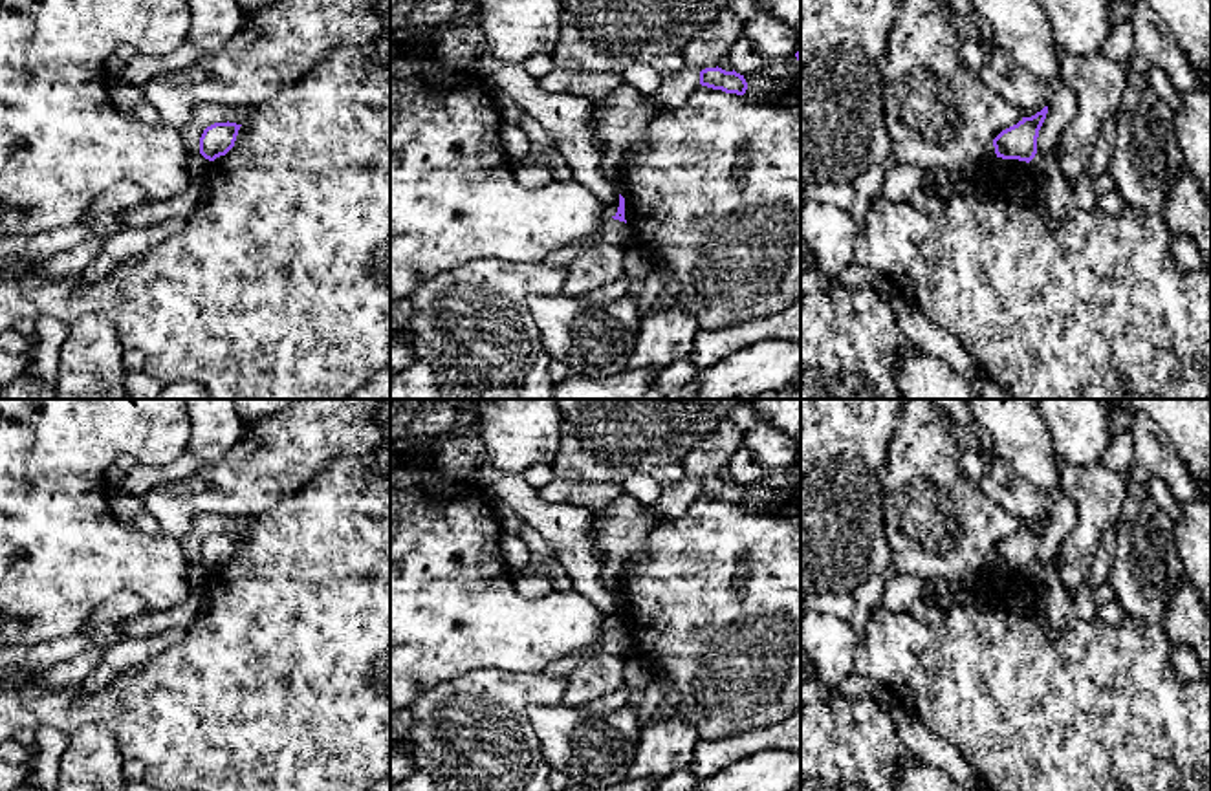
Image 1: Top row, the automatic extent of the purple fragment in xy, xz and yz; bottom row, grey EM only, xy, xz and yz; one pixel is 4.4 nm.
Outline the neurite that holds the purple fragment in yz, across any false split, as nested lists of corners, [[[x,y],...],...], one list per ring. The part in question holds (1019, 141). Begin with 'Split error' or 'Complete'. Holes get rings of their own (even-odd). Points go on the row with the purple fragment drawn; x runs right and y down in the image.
Complete. [[[1044,106],[1035,115],[1022,117],[1017,125],[1002,130],[993,139],[997,157],[1030,163],[1037,154],[1037,137],[1046,114],[1048,106]]]

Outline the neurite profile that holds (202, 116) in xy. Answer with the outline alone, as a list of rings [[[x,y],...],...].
[[[216,103],[198,104],[189,117],[189,123],[178,132],[189,152],[200,152],[200,137],[203,130],[214,123],[244,125],[249,117],[247,106],[224,106]]]

